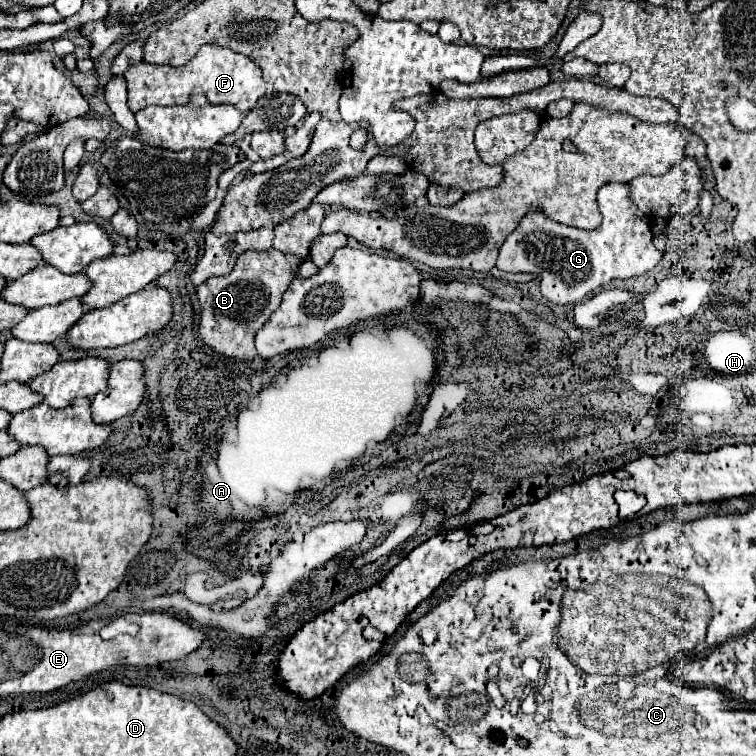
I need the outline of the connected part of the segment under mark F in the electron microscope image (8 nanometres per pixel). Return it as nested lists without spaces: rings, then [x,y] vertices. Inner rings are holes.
[[[205,44],[199,48],[197,56],[189,60],[189,64],[173,68],[173,66],[153,66],[147,62],[139,62],[125,72],[127,90],[129,90],[129,108],[133,112],[145,108],[147,104],[187,104],[195,90],[201,90],[211,104],[233,104],[241,112],[249,112],[257,100],[265,94],[263,72],[253,60],[241,56],[223,46]]]

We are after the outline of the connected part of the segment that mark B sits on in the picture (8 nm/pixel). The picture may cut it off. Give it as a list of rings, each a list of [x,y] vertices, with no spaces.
[[[247,250],[235,262],[235,268],[227,276],[209,278],[197,288],[197,298],[201,304],[199,320],[199,340],[213,352],[239,362],[249,362],[257,356],[253,338],[257,330],[269,320],[269,316],[279,308],[283,292],[295,278],[295,270],[301,264],[295,256],[283,254],[279,250],[253,252]]]

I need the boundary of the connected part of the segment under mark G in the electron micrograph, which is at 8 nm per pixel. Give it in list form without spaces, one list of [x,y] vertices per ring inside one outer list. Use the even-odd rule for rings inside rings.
[[[605,184],[597,190],[597,204],[599,212],[603,216],[603,222],[595,230],[579,230],[569,228],[565,224],[557,224],[555,220],[549,220],[541,210],[533,210],[521,218],[517,230],[507,236],[503,246],[499,248],[497,268],[505,272],[529,272],[539,278],[541,282],[541,294],[553,304],[567,306],[577,304],[583,300],[589,292],[595,292],[603,284],[609,284],[611,280],[623,280],[633,278],[649,272],[655,268],[655,264],[661,260],[663,252],[659,252],[653,244],[653,234],[649,230],[649,218],[637,210],[637,206],[629,200],[629,186],[627,184]]]

